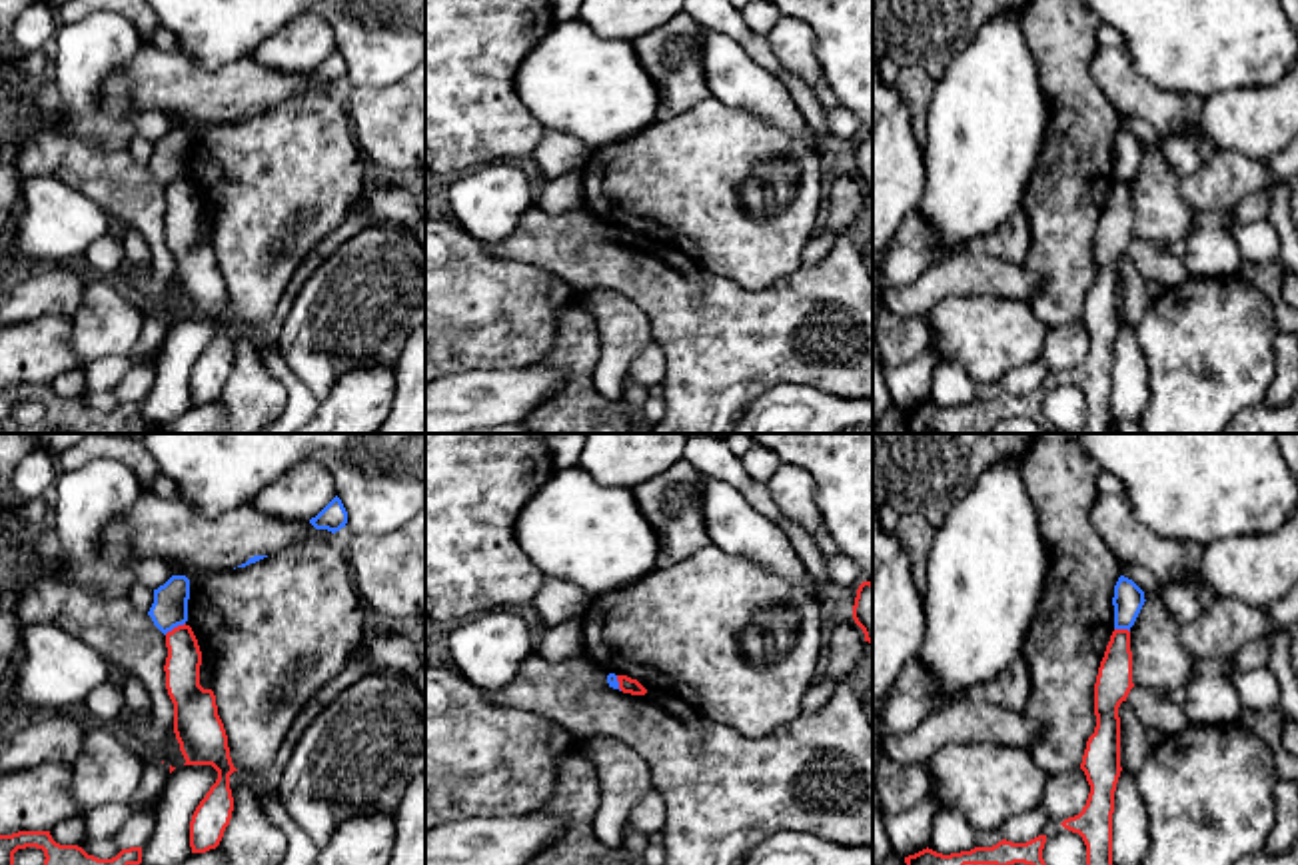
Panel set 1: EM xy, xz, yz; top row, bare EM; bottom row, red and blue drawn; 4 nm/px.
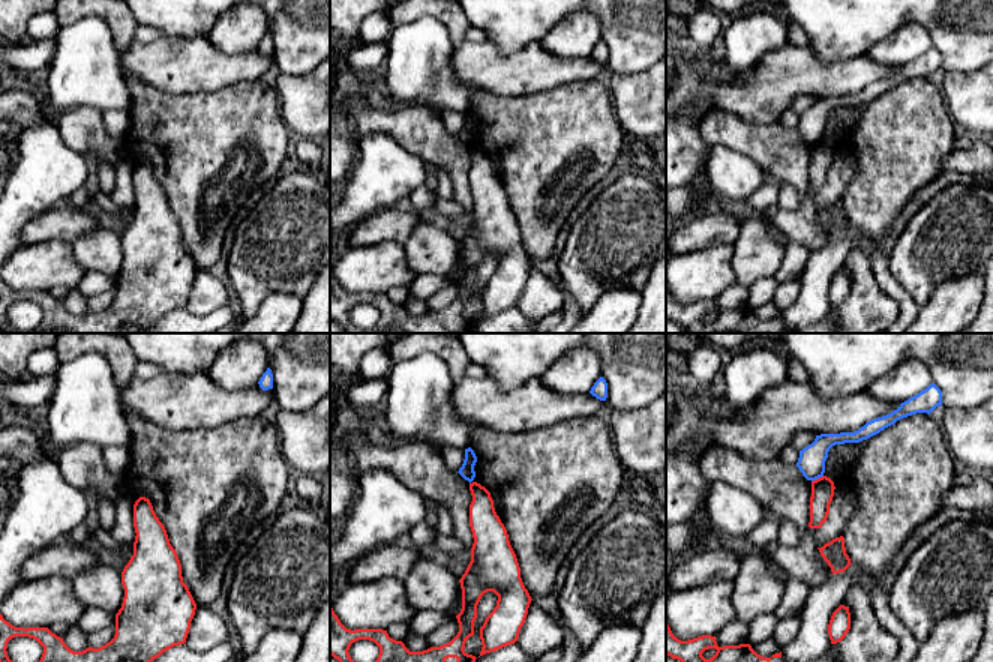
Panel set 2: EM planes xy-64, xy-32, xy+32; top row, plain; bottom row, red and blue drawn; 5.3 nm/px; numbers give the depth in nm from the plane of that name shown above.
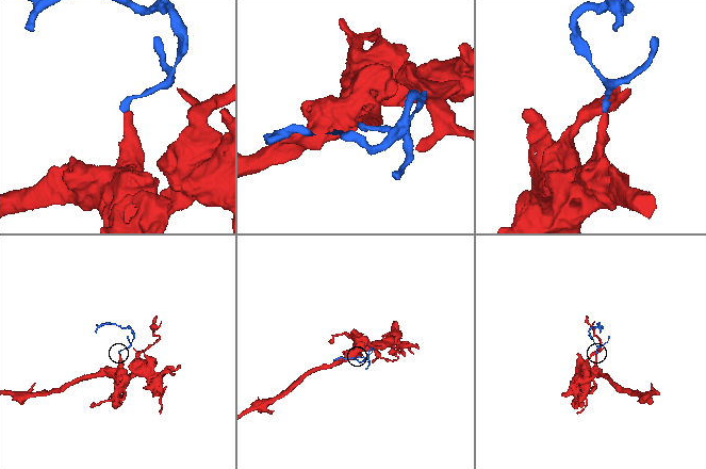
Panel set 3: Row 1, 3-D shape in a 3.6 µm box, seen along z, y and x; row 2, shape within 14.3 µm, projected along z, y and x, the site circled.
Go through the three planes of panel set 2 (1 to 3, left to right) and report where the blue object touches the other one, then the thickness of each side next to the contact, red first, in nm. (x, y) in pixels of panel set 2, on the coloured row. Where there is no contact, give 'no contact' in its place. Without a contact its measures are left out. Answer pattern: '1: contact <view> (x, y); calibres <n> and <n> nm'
1: no contact
2: no contact
3: contact xy+32 (816, 479); calibres 130 and 140 nm

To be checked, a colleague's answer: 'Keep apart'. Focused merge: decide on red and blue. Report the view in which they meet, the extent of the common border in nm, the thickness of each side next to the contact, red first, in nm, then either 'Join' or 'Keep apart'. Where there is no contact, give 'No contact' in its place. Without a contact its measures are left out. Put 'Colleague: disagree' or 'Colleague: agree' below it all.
Touches red in xy. Shared border 100 nm. Thickness 140 nm (red) against 140 nm. Keep apart
Colleague: agree

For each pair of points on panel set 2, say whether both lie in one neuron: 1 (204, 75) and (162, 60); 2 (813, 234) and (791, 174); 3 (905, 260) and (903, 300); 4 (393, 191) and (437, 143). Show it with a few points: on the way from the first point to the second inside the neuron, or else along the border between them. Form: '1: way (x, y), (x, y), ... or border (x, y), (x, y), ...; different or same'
1: way (194, 66), (173, 66); same
2: way (807, 219), (803, 189); same
3: border (888, 257), (890, 273), (920, 306); different
4: border (393, 137), (401, 146), (425, 162); different

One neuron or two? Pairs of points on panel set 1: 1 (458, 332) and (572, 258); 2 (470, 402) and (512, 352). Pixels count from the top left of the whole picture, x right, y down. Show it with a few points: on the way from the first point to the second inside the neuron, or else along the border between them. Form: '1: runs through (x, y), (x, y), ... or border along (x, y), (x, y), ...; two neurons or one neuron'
1: border along (506, 256), (542, 266), (574, 288); two neurons
2: border along (540, 362), (476, 368), (452, 376); two neurons

